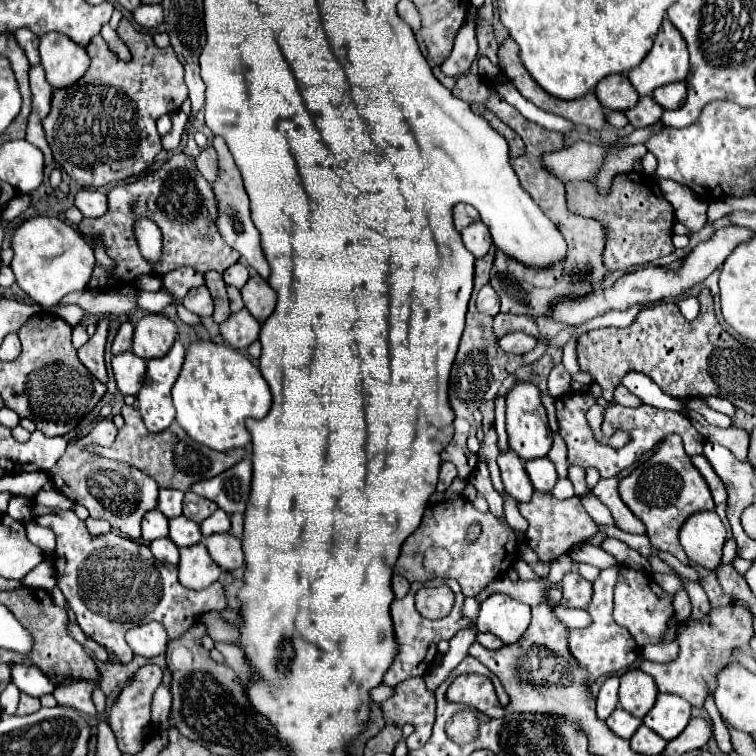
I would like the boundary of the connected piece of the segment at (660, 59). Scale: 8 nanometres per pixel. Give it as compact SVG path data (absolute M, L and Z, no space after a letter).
M664 20L654 38L654 46L644 60L628 72L628 78L640 96L648 96L662 84L686 80L689 70L686 42L670 20Z

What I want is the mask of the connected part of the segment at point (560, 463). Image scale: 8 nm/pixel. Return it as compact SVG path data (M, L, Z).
M554 436L554 444L548 452L548 458L554 462L558 476L566 478L568 476L568 462L566 462L566 442L560 436Z

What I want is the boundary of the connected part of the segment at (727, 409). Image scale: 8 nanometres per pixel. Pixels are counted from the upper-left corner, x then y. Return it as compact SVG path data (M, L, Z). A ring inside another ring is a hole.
M712 396L712 398L704 398L704 402L706 402L710 408L714 408L714 410L718 410L718 412L722 412L722 414L734 416L734 406L732 406L728 400L724 400L724 398Z

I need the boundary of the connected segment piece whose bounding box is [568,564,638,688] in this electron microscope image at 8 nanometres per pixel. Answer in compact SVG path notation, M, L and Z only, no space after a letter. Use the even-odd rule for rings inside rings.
M622 564L606 568L600 572L600 576L592 584L594 594L592 594L592 600L588 606L588 614L592 616L592 624L588 628L568 632L570 654L576 658L578 666L582 666L588 672L588 676L584 680L584 684L588 688L600 676L608 676L608 674L614 674L622 668L628 668L638 658L638 646L636 646L634 638L630 636L630 632L626 632L626 628L620 628L612 618L612 590L620 578L620 570L622 570Z

